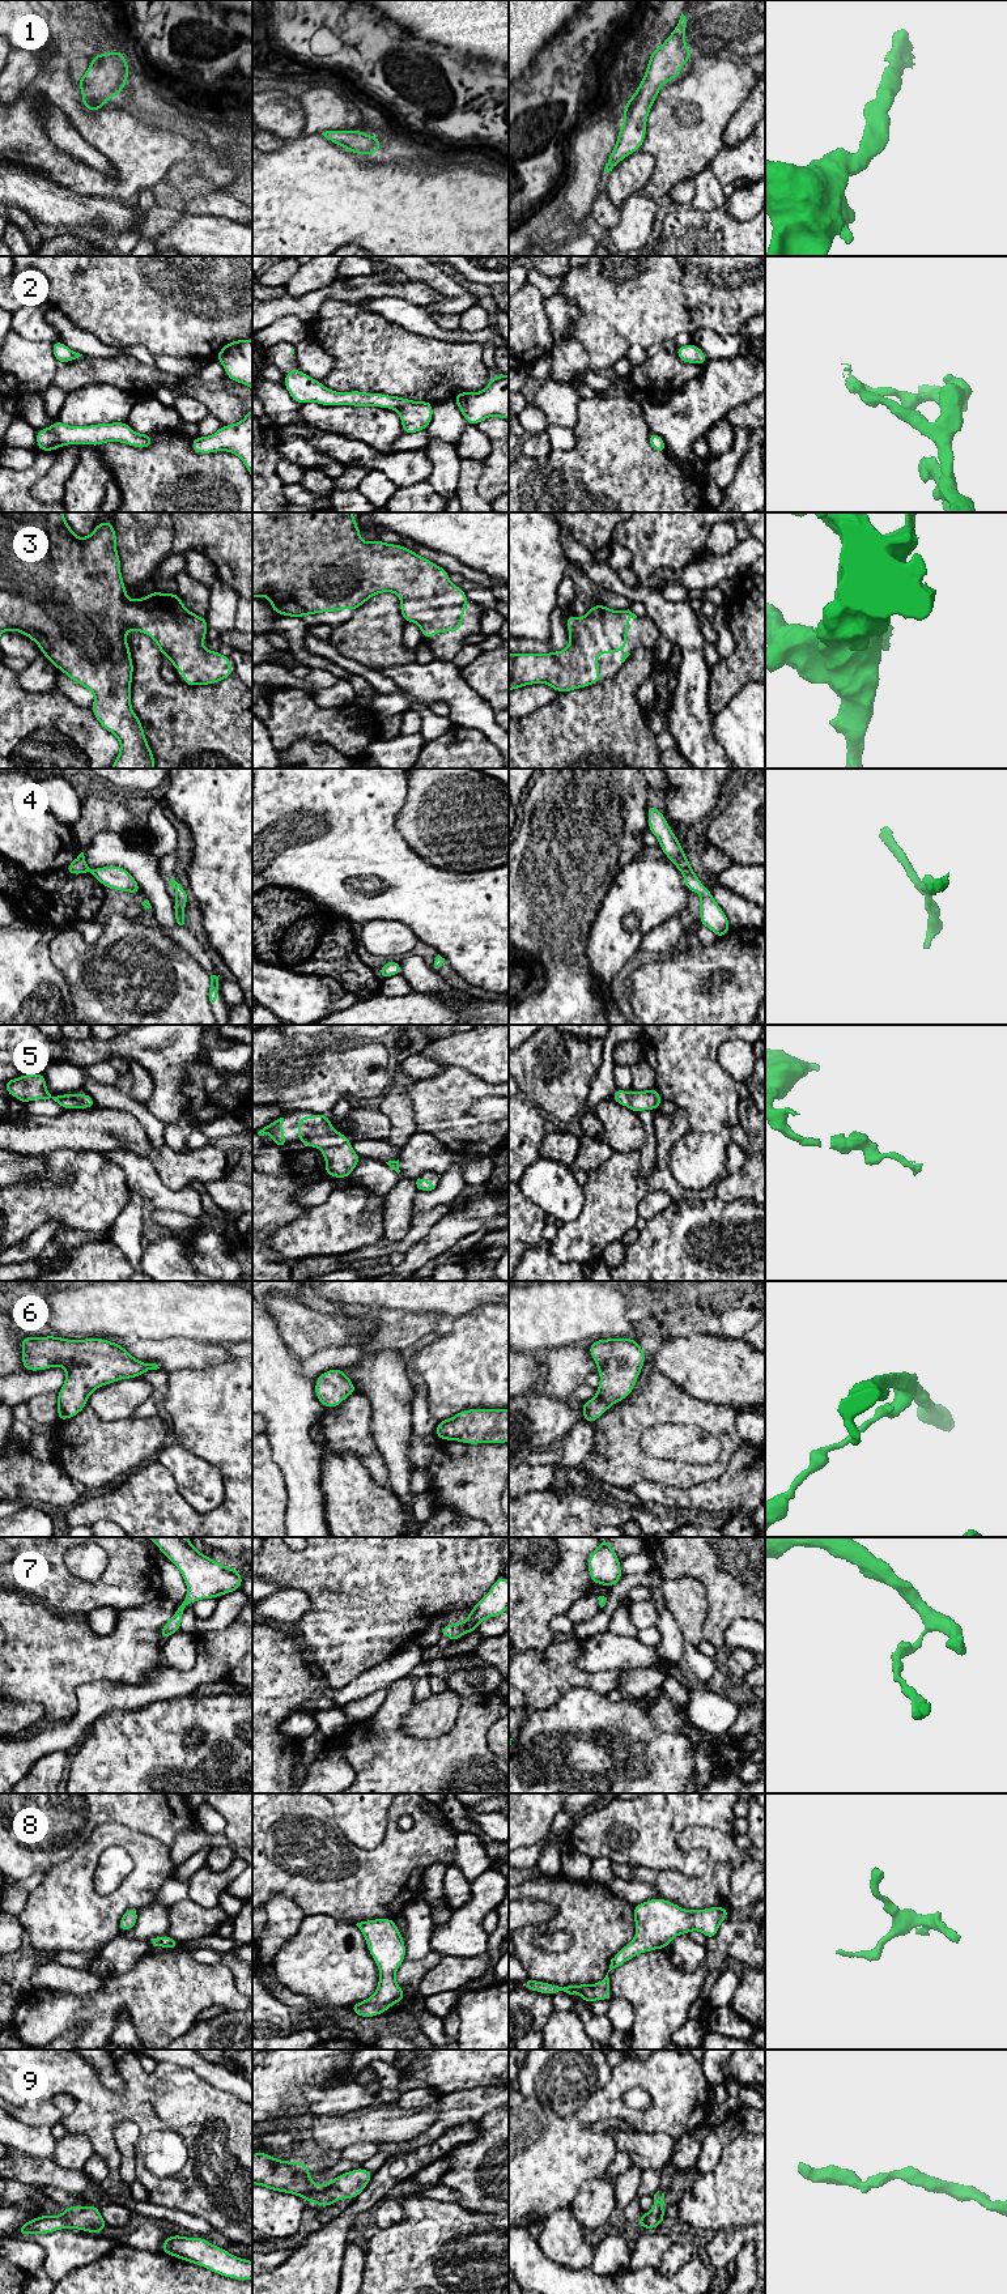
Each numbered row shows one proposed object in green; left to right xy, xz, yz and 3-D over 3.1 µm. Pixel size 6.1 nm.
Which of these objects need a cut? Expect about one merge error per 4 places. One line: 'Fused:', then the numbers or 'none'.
Fused: none

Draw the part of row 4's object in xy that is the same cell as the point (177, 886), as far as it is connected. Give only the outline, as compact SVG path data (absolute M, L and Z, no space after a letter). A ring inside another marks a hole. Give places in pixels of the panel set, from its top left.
M174 878L170 880L171 888L175 890L177 901L174 903L174 914L179 925L184 924L184 907L188 901L188 893Z

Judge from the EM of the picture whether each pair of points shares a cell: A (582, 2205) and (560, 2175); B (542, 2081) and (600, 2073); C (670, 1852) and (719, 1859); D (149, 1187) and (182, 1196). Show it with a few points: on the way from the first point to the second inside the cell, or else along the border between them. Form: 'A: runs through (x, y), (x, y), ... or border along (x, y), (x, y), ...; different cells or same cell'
A: border along (602, 2179), (587, 2179), (569, 2207); different cells
B: runs through (556, 2073), (586, 2073); same cell
C: border along (696, 1826), (678, 1835), (682, 1854); different cells
D: runs through (157, 1192), (161, 1196), (174, 1196); same cell

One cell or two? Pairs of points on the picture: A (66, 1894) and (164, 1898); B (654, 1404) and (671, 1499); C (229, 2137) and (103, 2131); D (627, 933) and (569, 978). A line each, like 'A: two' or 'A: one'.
A: two
B: two
C: one
D: two

